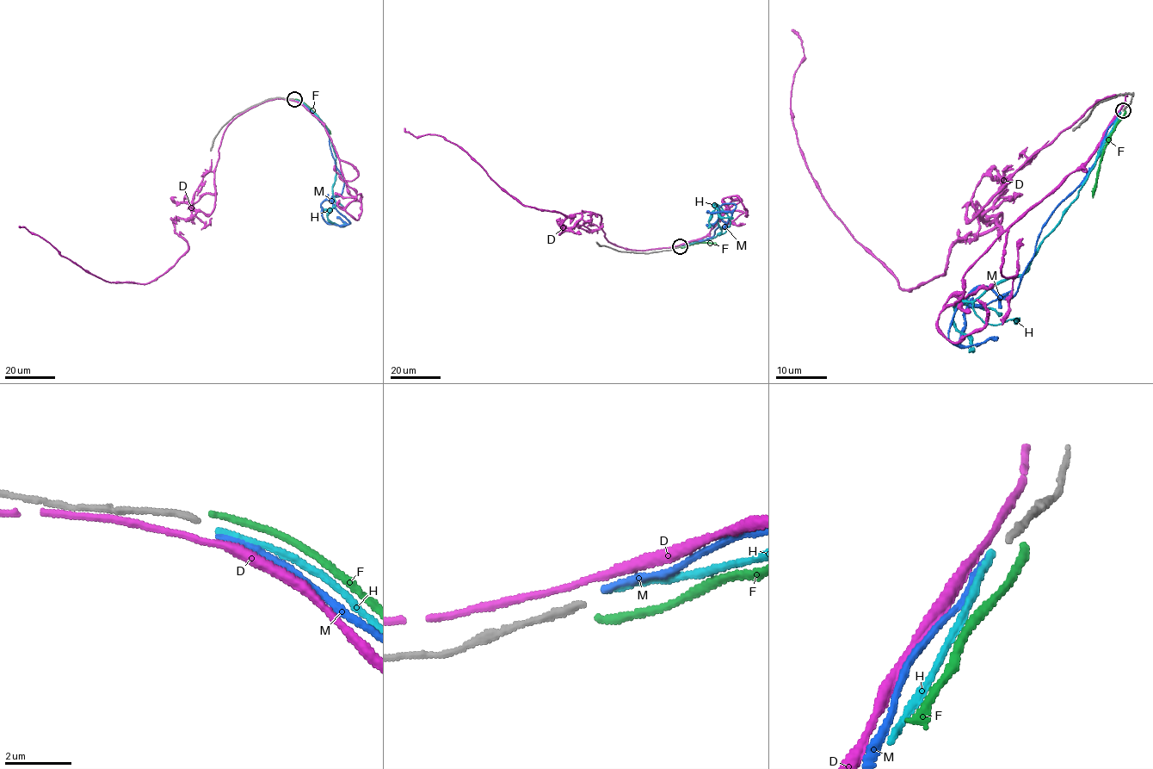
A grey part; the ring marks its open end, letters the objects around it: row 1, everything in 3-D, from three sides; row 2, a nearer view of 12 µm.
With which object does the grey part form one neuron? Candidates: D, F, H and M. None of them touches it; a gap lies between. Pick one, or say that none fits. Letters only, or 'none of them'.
none of them

